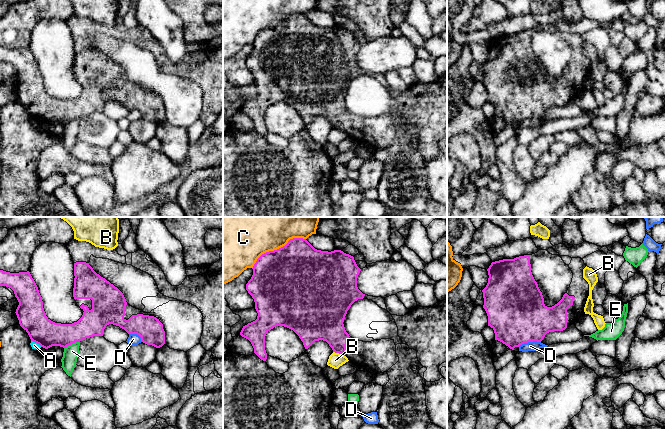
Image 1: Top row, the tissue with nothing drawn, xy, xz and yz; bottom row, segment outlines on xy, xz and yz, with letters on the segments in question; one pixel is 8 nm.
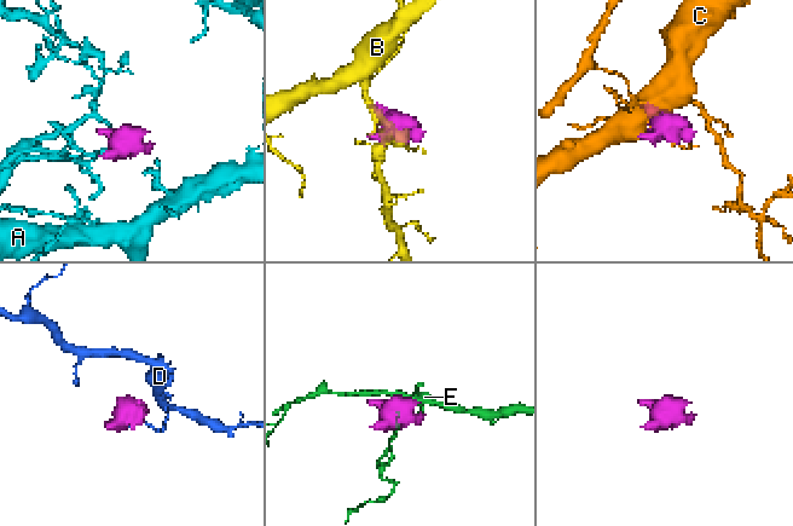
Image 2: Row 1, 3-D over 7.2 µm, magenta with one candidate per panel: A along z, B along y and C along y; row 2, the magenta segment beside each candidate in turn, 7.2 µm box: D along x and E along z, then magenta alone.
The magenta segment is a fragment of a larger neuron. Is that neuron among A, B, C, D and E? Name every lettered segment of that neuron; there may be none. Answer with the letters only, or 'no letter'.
no letter

